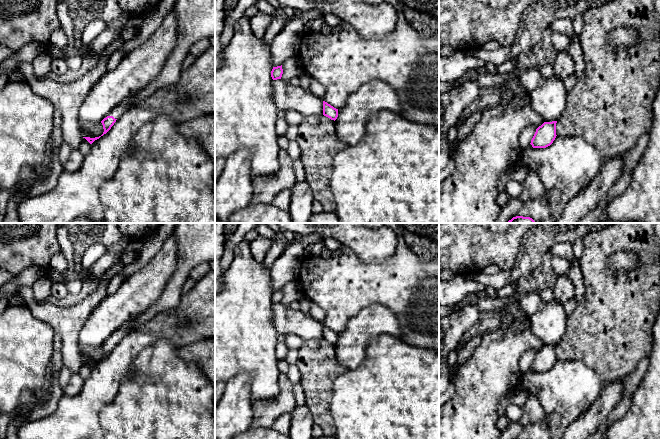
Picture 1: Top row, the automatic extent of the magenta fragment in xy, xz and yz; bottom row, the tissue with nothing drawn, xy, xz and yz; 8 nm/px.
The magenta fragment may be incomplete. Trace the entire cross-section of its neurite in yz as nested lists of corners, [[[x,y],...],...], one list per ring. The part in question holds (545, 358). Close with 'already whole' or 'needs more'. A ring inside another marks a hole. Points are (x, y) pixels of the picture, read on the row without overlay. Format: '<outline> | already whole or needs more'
[[[557,345],[544,346],[536,353],[530,367],[533,372],[546,372],[553,367],[557,360],[556,347]]] | already whole

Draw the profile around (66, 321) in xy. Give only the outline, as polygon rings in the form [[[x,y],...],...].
[[[116,263],[104,273],[99,287],[92,294],[72,306],[38,302],[34,299],[32,287],[23,286],[18,290],[18,294],[24,299],[30,311],[39,320],[48,323],[55,334],[60,336],[63,365],[71,370],[72,375],[78,374],[84,361],[78,347],[80,330],[92,310],[107,296],[106,289],[110,279],[118,275],[124,267],[123,263]]]

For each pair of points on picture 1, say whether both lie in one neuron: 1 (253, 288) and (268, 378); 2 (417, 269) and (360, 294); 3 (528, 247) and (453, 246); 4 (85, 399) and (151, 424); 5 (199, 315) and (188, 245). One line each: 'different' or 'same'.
1: same
2: same
3: different
4: different
5: different

